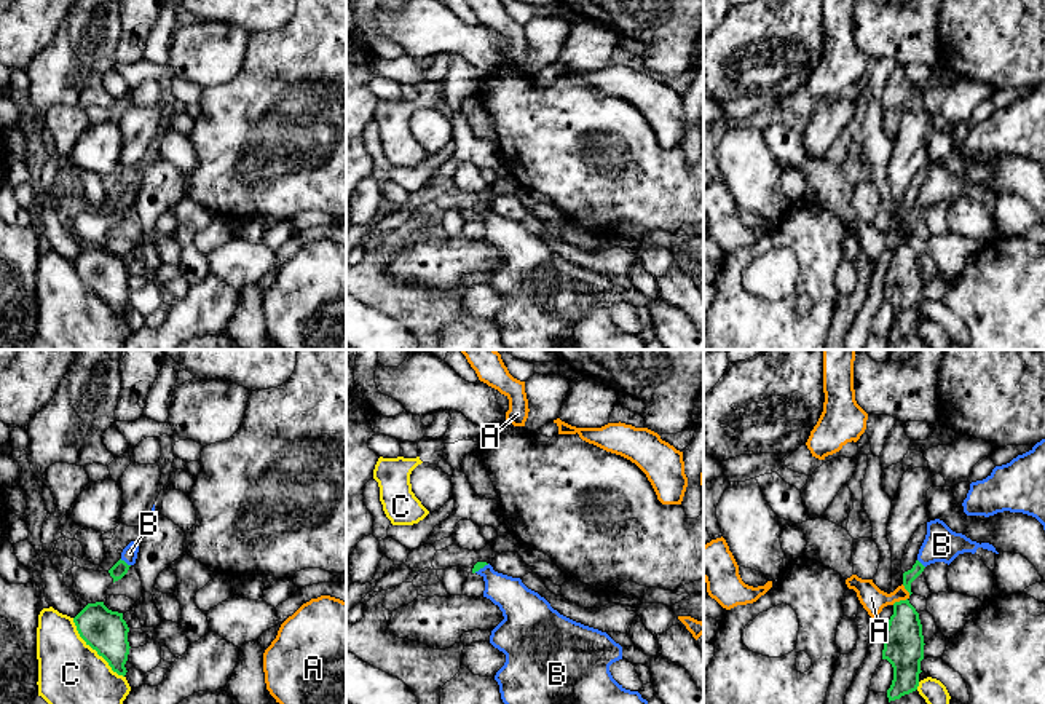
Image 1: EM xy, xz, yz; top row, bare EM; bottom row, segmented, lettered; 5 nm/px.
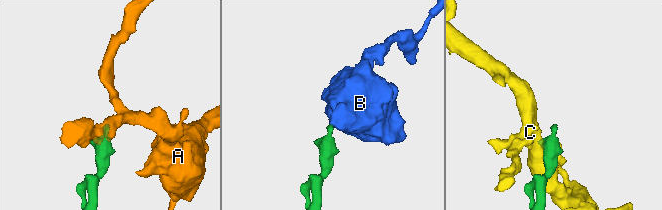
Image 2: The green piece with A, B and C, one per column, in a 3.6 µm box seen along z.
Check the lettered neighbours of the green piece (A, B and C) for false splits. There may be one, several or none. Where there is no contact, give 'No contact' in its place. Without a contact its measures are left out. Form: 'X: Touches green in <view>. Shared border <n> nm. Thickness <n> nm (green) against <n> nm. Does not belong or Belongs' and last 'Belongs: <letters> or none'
A: Touches green in yz. Shared border 90 nm. Thickness 200 nm (green) against 120 nm. Does not belong
B: Touches green in xy. Shared border 70 nm. Thickness 80 nm (green) against 80 nm. Belongs
C: Touches green in xy. Shared border 400 nm. Thickness 220 nm (green) against 360 nm. Does not belong
Belongs: B

